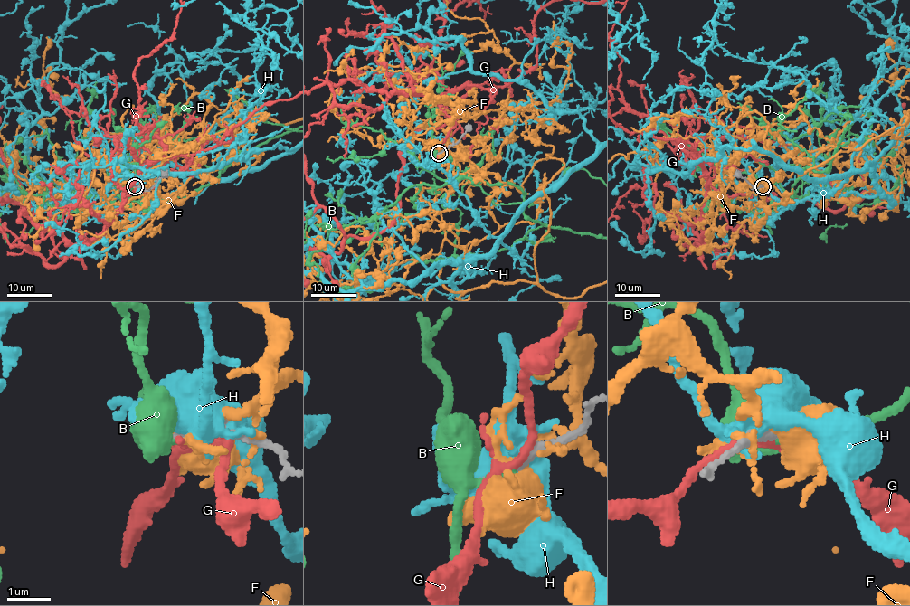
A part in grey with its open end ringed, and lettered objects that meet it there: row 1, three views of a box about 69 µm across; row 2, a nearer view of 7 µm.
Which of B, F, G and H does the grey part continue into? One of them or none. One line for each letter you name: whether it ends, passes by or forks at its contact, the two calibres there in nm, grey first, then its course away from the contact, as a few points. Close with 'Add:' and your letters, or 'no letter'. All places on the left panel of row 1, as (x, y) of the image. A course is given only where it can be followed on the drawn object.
B: it ends | 240/160 nm
Add: B

